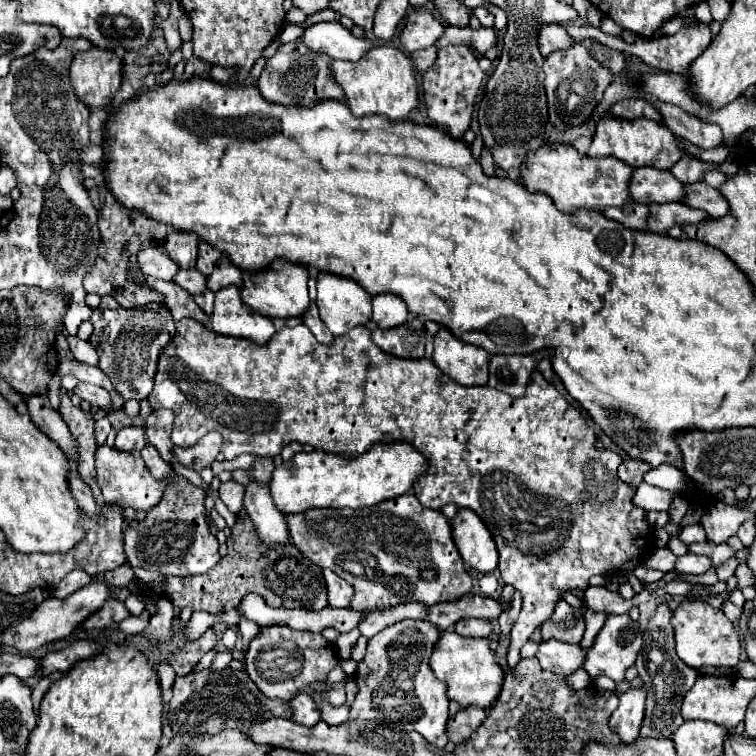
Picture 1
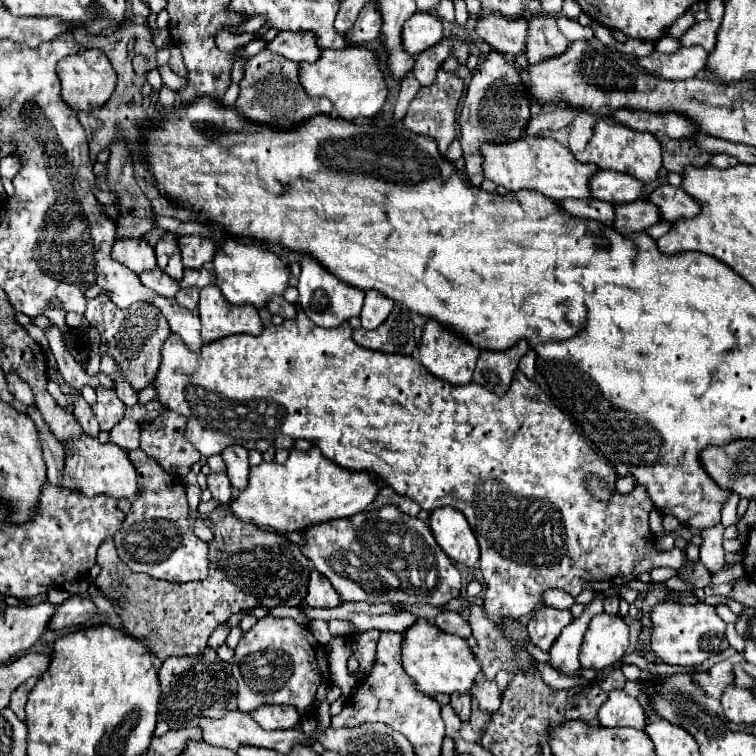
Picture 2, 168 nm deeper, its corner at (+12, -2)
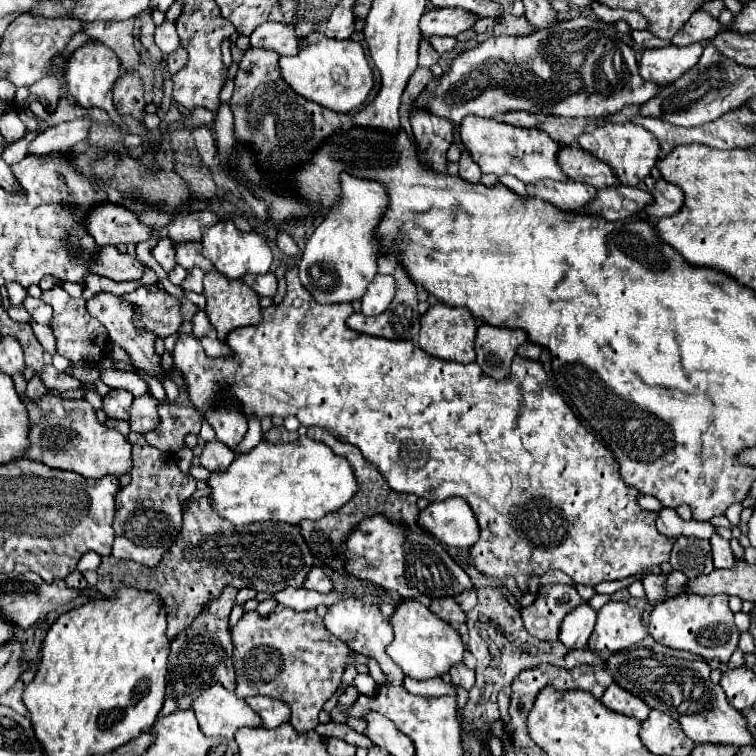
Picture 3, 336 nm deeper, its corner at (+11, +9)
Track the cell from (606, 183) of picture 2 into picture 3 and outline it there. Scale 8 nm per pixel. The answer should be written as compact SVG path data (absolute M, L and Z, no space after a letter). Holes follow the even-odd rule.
M561 146L557 152L557 160L561 164L561 170L569 180L577 180L583 184L589 184L593 188L603 186L619 186L617 180L613 180L613 172L601 164L595 156L589 156L585 150L575 146Z

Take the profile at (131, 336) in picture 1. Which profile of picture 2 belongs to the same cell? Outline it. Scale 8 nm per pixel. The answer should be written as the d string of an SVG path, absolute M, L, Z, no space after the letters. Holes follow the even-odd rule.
M98 295L88 299L84 317L88 325L100 333L100 357L110 355L134 391L148 387L160 367L160 347L170 335L170 327L164 315L150 303L134 303L128 309L118 309L106 295Z

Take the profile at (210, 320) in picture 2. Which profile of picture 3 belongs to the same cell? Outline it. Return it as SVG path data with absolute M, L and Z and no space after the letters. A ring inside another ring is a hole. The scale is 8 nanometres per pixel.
M211 270L205 274L205 296L207 296L207 318L213 324L213 328L217 330L217 336L221 342L225 342L227 334L233 332L235 328L241 326L253 326L257 322L261 322L261 306L259 306L259 296L253 292L253 288L249 288L243 280L229 280L225 276L221 276L217 270Z

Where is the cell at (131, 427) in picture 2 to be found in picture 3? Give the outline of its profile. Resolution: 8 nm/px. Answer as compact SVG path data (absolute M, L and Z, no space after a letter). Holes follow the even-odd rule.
M149 392L135 398L133 406L131 406L131 412L129 412L131 414L131 418L129 418L131 430L139 432L139 434L145 434L145 432L157 428L157 424L159 424L157 408L159 408L159 400L155 400Z

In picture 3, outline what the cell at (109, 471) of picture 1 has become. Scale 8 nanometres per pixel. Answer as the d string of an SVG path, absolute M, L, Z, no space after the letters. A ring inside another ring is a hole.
M45 392L39 402L29 400L27 394L19 396L29 412L29 448L25 450L25 456L47 464L51 468L61 468L61 470L71 470L77 472L85 478L103 478L105 474L127 474L131 468L131 444L129 440L115 428L107 428L97 420L97 414L93 406L87 400L67 400L59 392Z

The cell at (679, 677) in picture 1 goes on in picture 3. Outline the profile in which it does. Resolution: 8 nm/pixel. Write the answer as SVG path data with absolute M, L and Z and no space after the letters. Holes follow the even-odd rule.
M673 570L667 578L667 594L669 596L677 596L681 592L685 592L685 584L687 584L687 576L683 572Z

